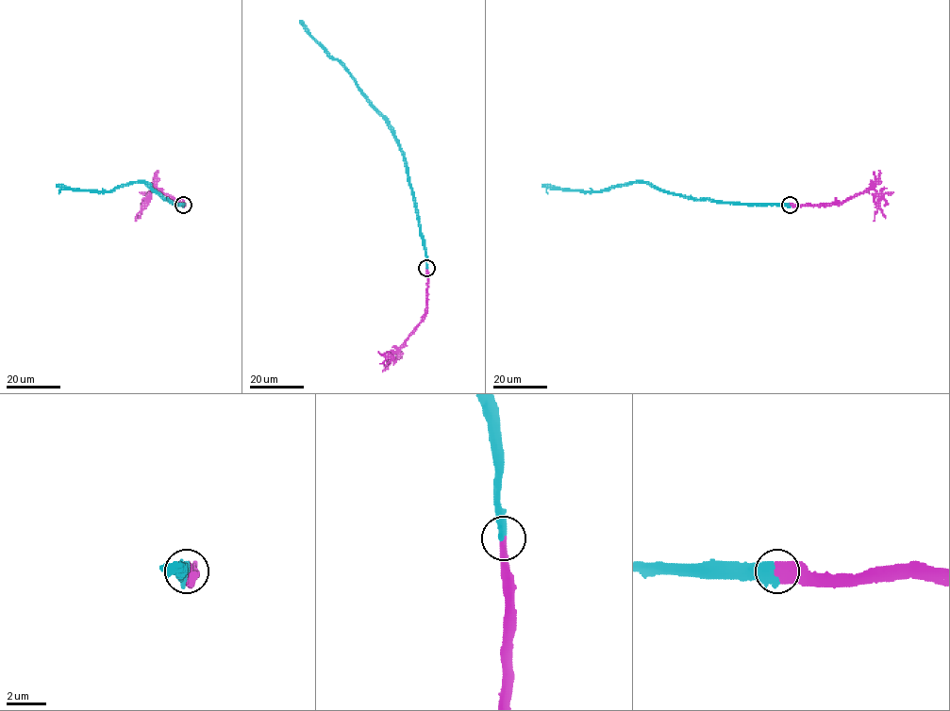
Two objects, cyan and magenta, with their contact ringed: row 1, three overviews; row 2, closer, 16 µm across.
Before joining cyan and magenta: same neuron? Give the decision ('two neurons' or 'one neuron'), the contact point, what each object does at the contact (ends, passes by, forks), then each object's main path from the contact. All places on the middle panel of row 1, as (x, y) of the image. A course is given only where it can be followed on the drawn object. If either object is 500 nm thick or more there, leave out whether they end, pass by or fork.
one neuron; place (426, 268); course cyan (427, 267), (426, 249), (408, 168), (394, 130), (351, 74), (299, 21); course magenta (427, 268), (427, 305), (424, 320), (393, 356), (383, 355), (380, 352)

